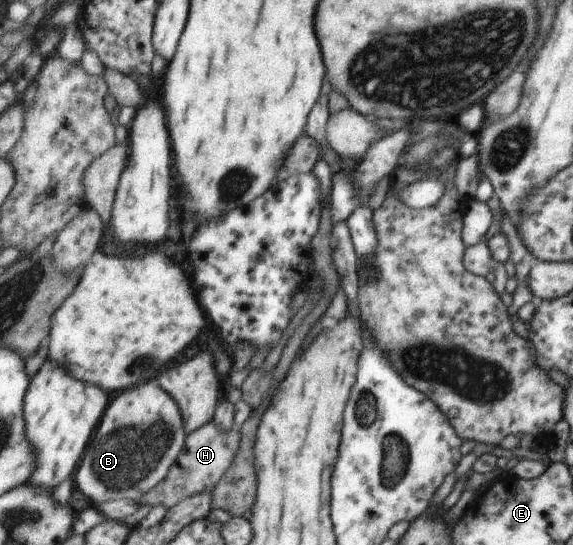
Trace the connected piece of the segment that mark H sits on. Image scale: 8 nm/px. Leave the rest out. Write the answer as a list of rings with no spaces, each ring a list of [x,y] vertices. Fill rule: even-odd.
[[[214,421],[188,435],[176,467],[172,467],[170,477],[164,479],[164,483],[160,483],[160,503],[164,503],[170,509],[180,503],[180,499],[188,499],[200,493],[216,494],[218,483],[237,457],[240,441],[240,427],[221,430]],[[186,473],[190,473],[190,477],[184,477]]]

